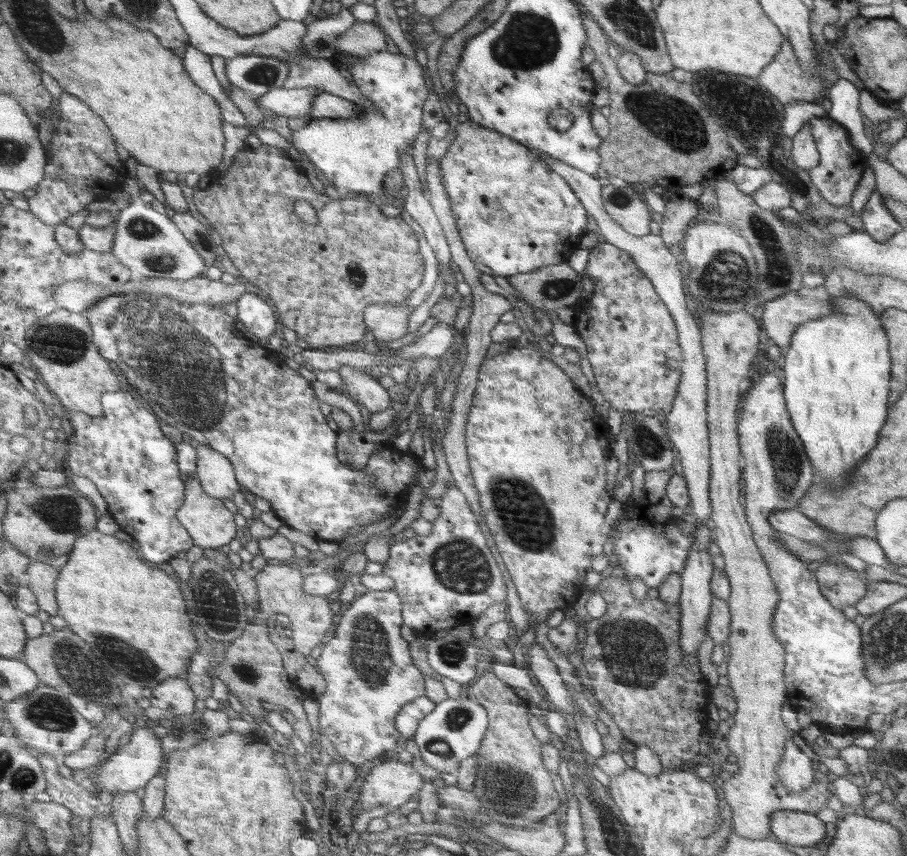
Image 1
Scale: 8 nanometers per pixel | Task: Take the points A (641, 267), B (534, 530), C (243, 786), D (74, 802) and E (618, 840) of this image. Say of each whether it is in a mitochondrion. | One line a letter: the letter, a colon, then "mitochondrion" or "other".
A: other
B: mitochondrion
C: other
D: other
E: mitochondrion

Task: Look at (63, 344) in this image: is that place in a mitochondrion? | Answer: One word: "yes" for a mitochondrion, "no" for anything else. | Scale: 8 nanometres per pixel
yes

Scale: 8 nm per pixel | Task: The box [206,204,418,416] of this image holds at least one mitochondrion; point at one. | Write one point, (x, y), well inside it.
(356, 270)

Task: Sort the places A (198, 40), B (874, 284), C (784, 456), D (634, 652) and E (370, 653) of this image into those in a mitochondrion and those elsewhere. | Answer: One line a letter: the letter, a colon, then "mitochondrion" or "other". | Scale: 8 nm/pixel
A: other
B: other
C: mitochondrion
D: mitochondrion
E: mitochondrion

